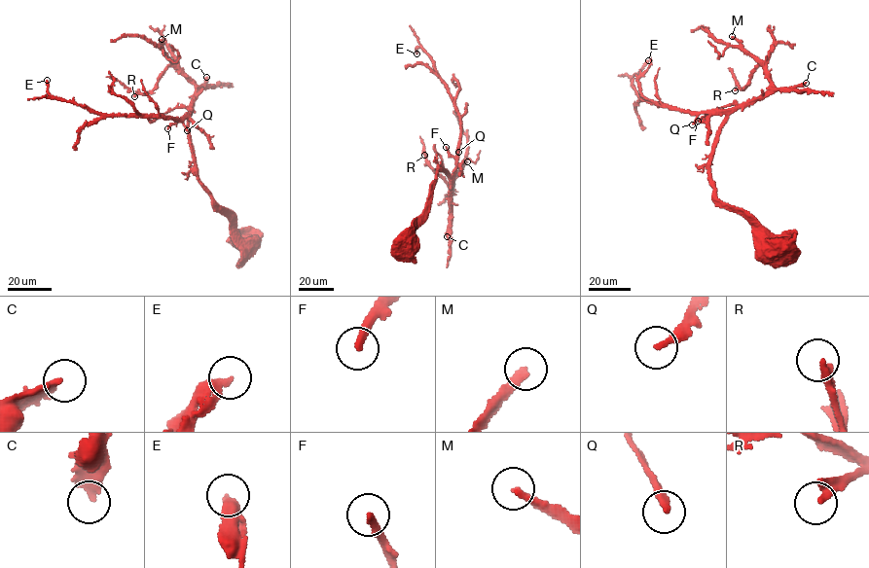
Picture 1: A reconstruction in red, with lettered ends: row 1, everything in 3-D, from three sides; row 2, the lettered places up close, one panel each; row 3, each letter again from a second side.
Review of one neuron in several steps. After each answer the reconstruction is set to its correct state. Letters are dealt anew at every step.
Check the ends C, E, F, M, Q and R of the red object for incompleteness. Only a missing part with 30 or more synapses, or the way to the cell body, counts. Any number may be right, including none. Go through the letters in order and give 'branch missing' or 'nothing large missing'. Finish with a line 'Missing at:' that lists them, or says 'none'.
C: nothing large missing
E: nothing large missing
F: nothing large missing
M: nothing large missing
Q: nothing large missing
R: nothing large missing
Missing at: none

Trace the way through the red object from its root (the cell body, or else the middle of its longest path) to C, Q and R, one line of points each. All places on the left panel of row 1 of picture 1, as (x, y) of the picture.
C: (249, 248), (245, 249), (198, 176), (188, 122), (194, 100), (206, 85), (206, 77)
Q: (249, 248), (245, 249), (199, 180), (189, 117), (183, 119), (187, 130)
R: (249, 248), (245, 249), (198, 176), (188, 124), (195, 99), (194, 83), (169, 66), (154, 88), (134, 96)

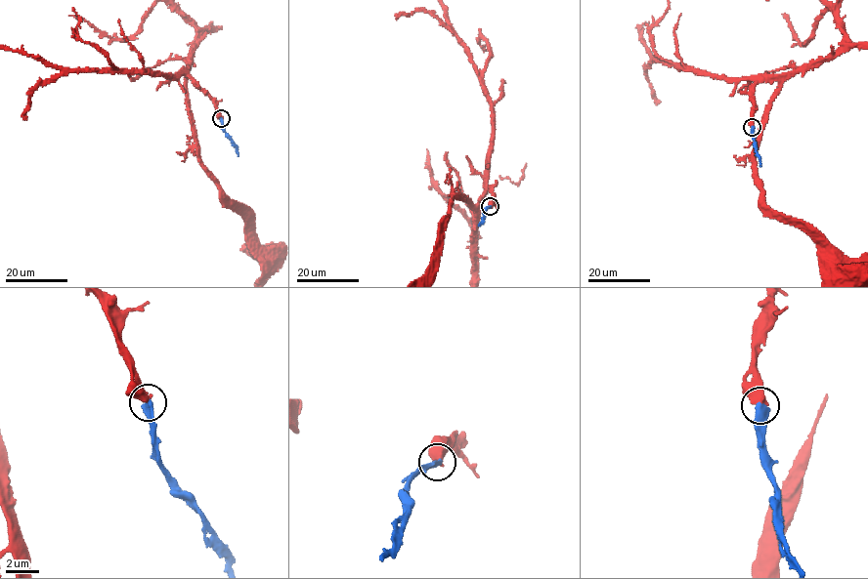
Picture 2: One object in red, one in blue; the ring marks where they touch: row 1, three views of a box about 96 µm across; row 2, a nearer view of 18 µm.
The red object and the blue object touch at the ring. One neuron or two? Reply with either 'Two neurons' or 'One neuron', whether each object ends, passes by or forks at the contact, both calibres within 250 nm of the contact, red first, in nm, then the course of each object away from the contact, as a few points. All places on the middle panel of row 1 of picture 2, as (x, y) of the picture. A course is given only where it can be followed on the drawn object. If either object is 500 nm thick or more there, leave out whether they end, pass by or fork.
One neuron. Thickness 600 nm (red) against 400 nm. Course of red: (491, 206), (489, 189), (474, 205), (450, 200), (439, 261). Course of blue: (491, 206), (485, 208), (478, 226)

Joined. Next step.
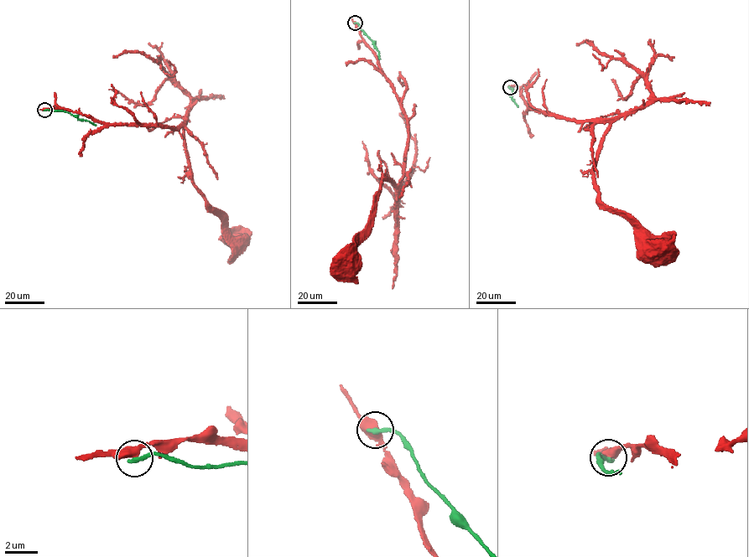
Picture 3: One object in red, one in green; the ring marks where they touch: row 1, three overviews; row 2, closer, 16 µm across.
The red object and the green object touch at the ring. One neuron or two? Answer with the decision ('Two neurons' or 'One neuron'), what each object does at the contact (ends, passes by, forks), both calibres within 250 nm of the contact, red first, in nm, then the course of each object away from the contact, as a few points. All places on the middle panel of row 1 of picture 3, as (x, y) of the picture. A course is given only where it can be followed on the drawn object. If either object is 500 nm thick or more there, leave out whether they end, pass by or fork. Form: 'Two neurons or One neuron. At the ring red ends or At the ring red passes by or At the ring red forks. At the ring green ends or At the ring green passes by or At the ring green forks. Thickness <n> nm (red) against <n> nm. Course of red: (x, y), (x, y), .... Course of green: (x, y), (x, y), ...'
Two neurons. At the ring red passes by. At the ring green ends. Thickness 480 nm (red) against 320 nm. Course of red: (355, 23), (395, 92), (408, 139), (404, 176), (397, 185), (380, 182), (374, 220), (359, 239), (348, 267). Course of green: (355, 23), (372, 41), (380, 59)

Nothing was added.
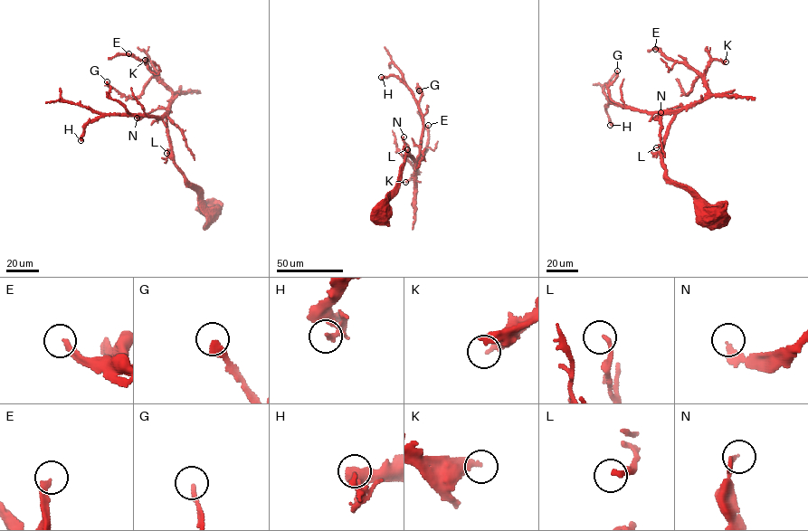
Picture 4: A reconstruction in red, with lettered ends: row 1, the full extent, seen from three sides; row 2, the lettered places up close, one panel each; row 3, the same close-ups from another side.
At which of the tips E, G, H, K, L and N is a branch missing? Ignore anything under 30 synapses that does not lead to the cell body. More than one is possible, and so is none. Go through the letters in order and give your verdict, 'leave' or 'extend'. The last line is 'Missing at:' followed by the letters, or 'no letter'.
E: leave
G: leave
H: leave
K: extend
L: leave
N: leave
Missing at: K

